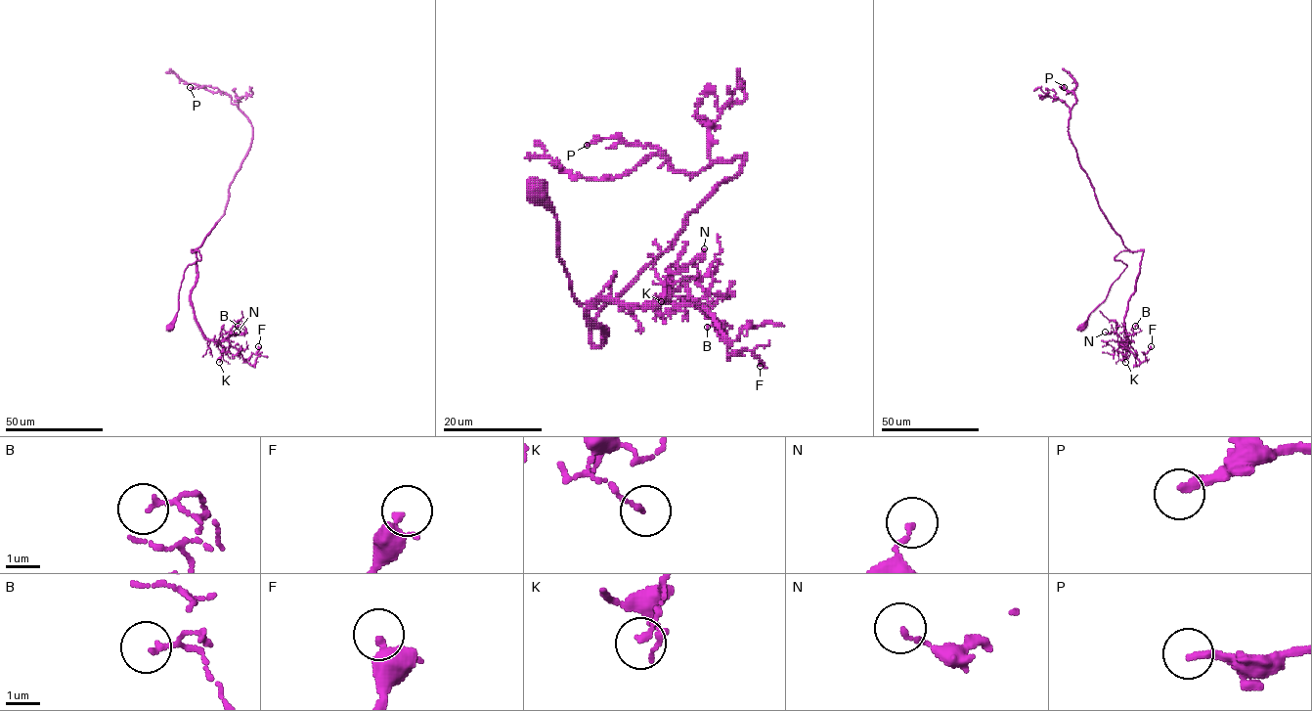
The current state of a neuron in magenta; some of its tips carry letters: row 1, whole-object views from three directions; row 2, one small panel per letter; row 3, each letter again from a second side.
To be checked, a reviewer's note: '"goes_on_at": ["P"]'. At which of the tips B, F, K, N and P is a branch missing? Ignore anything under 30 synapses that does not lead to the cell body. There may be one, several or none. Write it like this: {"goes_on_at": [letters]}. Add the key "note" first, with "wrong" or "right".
{"note": "right", "goes_on_at": ["P"]}

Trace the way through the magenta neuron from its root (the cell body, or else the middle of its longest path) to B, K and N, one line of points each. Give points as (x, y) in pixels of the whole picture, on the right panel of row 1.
B: (1081, 327), (1126, 266), (1114, 258), (1143, 250), (1124, 318), (1128, 341), (1125, 335), (1140, 331), (1135, 326)
K: (1081, 327), (1126, 266), (1114, 258), (1121, 251), (1143, 250), (1124, 318), (1127, 346), (1122, 359), (1125, 362)
N: (1081, 327), (1126, 266), (1114, 258), (1121, 251), (1143, 250), (1124, 318), (1127, 340), (1105, 332)

